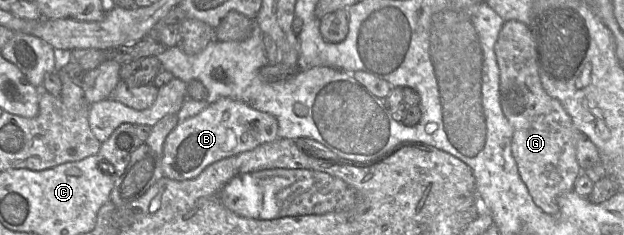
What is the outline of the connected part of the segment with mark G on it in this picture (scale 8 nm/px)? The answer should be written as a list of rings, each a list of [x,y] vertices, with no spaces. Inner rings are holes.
[[[517,20],[505,21],[495,43],[494,51],[499,67],[500,105],[503,114],[513,128],[511,151],[520,177],[527,186],[535,204],[543,212],[557,216],[560,211],[558,198],[563,193],[573,190],[576,179],[582,173],[576,159],[579,130],[562,104],[550,97],[542,87],[535,40],[525,24]]]

